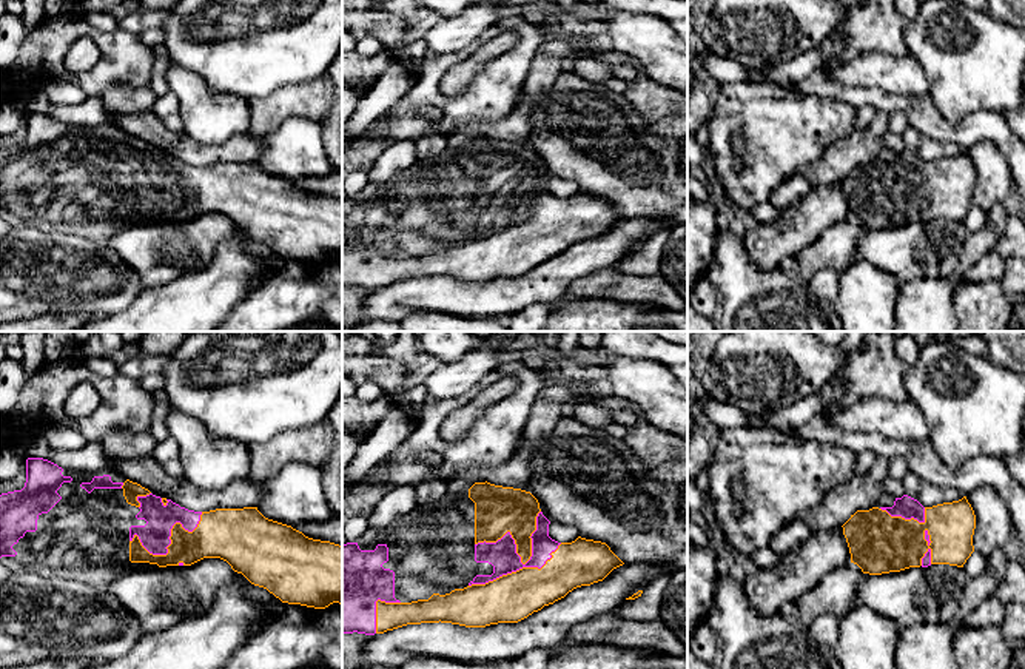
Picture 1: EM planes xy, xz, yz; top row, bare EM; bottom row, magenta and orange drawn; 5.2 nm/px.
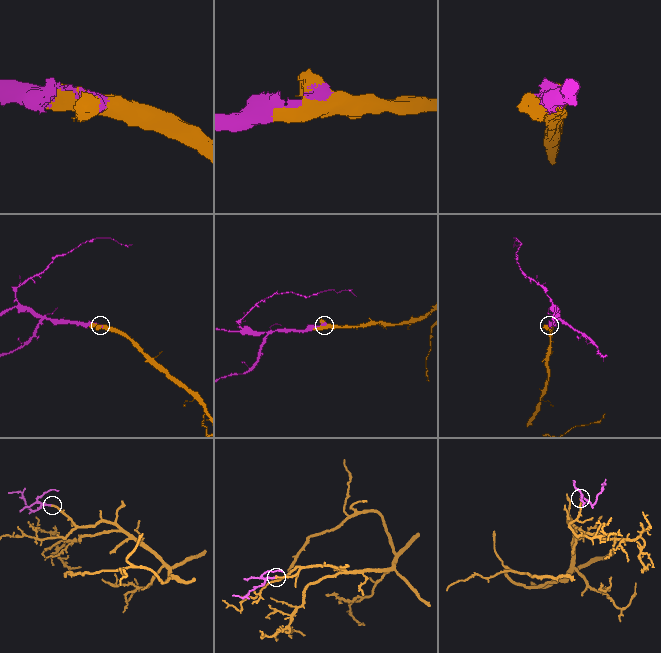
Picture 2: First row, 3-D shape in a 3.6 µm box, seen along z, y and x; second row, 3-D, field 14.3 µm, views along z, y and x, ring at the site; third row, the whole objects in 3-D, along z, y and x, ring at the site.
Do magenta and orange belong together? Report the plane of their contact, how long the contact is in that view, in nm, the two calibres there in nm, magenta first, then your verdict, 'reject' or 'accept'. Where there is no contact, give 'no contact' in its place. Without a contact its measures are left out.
xz | 550 nm | 150/180 nm | accept

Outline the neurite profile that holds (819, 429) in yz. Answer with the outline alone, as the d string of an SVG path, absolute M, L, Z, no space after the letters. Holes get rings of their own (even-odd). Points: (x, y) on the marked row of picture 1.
M823 413L794 430L785 432L785 435L840 445L855 453L871 450L875 456L886 459L903 455L911 472L928 482L957 489L963 496L982 486L996 489L1010 509L1011 524L1020 541L1022 564L1025 566L1025 487L1011 476L1002 459L980 456L959 467L949 467L933 450L929 439L902 442L880 433L846 433L832 425Z

